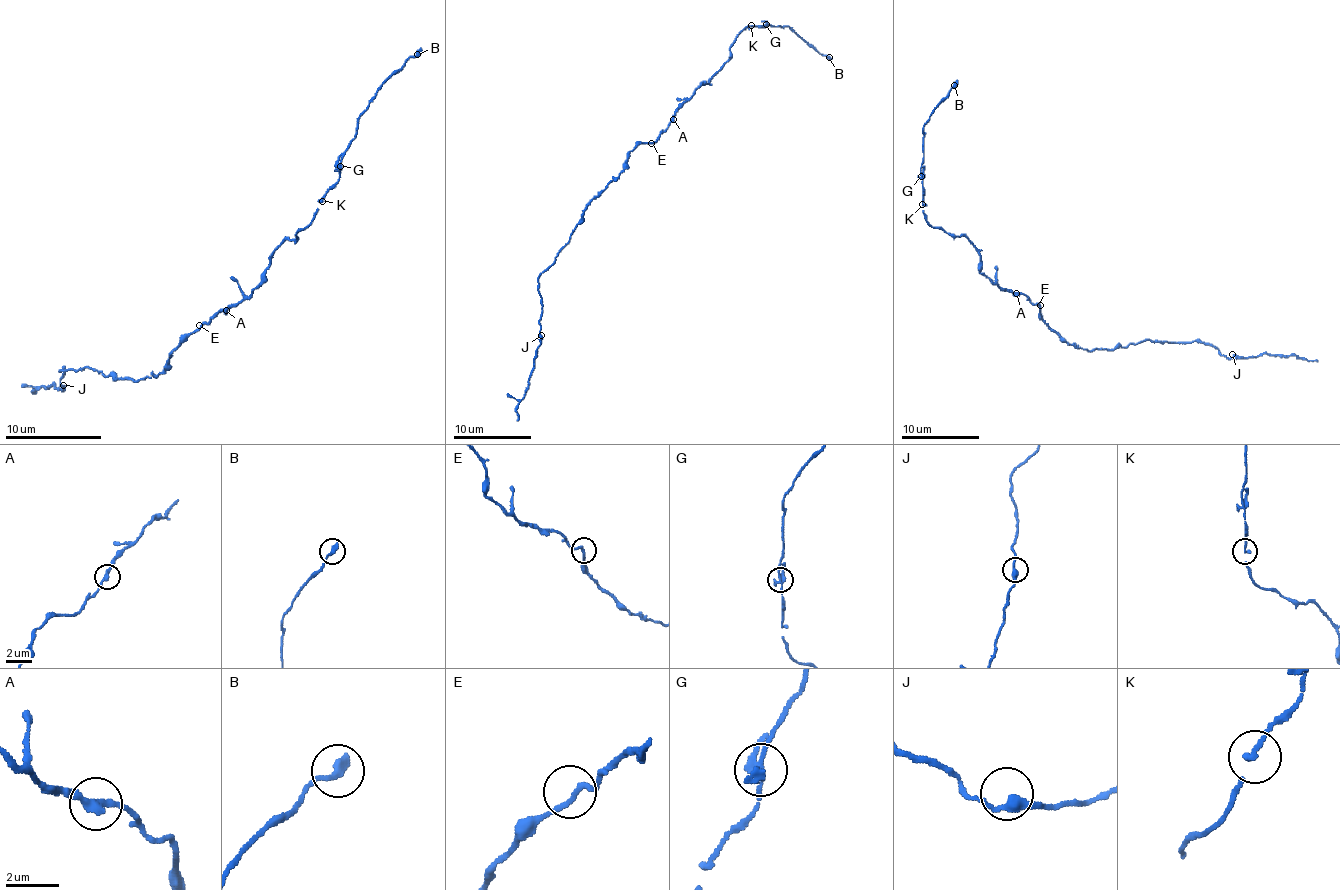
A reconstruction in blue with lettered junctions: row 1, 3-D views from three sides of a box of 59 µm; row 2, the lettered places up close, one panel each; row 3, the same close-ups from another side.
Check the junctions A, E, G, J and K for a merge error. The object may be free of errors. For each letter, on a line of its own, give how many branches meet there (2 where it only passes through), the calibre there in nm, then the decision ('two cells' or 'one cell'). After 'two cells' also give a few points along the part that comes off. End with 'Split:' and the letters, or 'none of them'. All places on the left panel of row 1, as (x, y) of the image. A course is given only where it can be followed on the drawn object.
A: 2 | 280 nm | one cell
E: 2 | 200 nm | one cell
G: 2 | 280 nm | one cell
J: 2 | 320 nm | one cell
K: 2 | 160 nm | one cell
Split: none of them

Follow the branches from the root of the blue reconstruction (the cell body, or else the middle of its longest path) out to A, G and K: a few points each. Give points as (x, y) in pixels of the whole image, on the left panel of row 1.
A: (202, 325), (226, 310)
G: (202, 325), (221, 310), (238, 306), (262, 282), (269, 258), (312, 219), (319, 200), (338, 179), (341, 167)
K: (202, 325), (221, 310), (238, 306), (262, 282), (269, 258), (288, 238), (295, 238), (322, 200)

